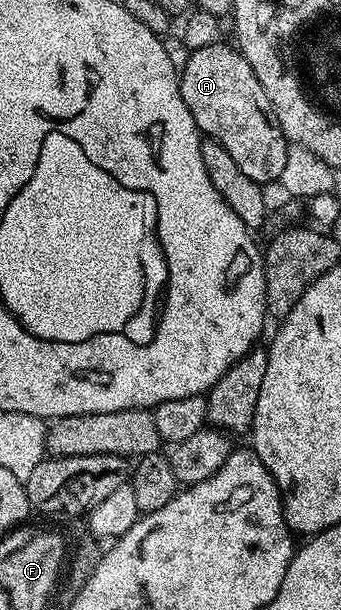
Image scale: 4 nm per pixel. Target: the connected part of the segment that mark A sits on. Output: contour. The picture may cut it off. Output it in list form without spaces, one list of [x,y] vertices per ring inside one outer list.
[[[225,44],[199,47],[188,54],[189,58],[186,59],[185,66],[182,64],[179,69],[183,103],[187,103],[187,111],[191,111],[202,134],[223,143],[223,148],[230,153],[231,159],[235,159],[235,164],[239,166],[239,171],[243,171],[243,175],[262,183],[280,182],[283,167],[287,163],[290,142],[285,140],[275,111],[267,99],[267,91],[263,91],[263,83],[255,79],[255,71],[251,71],[251,63],[247,63],[240,49],[232,44],[229,44],[230,46]]]

